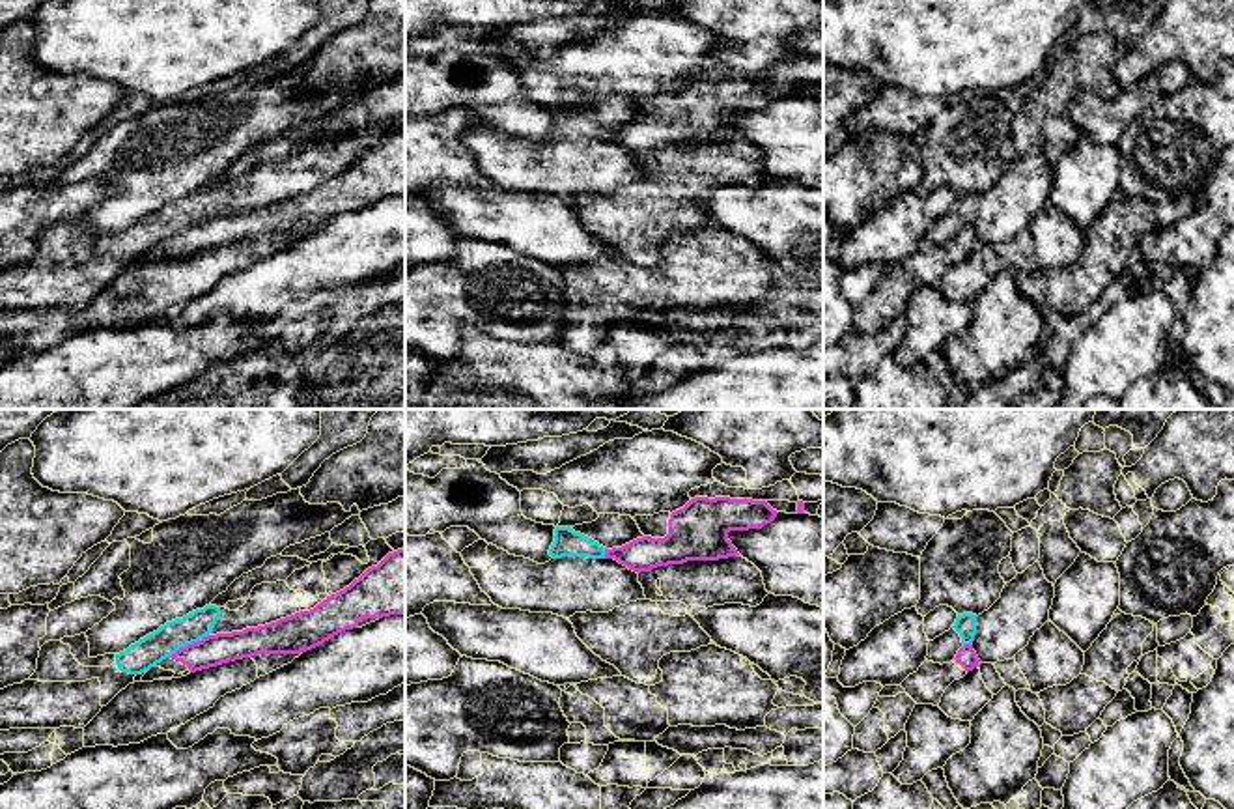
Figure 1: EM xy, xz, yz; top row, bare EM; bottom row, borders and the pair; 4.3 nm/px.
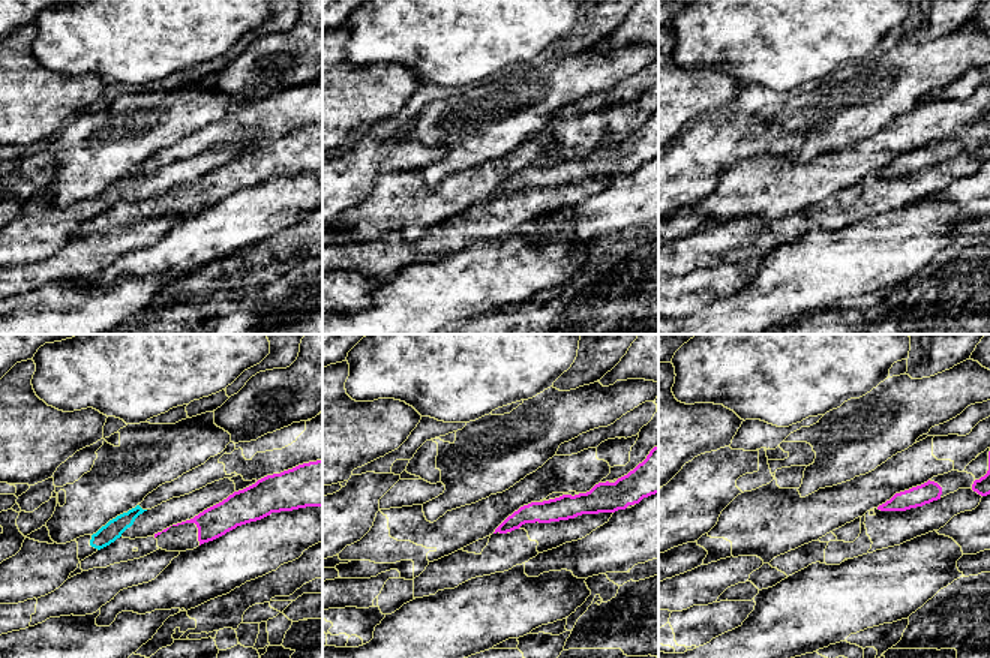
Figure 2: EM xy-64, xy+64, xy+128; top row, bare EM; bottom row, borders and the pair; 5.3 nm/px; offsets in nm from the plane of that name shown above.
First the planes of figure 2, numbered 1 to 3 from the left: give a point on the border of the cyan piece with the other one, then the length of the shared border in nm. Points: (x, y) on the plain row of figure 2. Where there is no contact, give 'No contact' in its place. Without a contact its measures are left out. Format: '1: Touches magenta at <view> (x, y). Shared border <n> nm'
1: No contact
2: No contact
3: No contact

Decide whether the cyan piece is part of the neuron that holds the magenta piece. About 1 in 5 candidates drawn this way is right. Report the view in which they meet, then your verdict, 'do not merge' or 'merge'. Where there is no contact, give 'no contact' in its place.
contact in xy; do not merge

